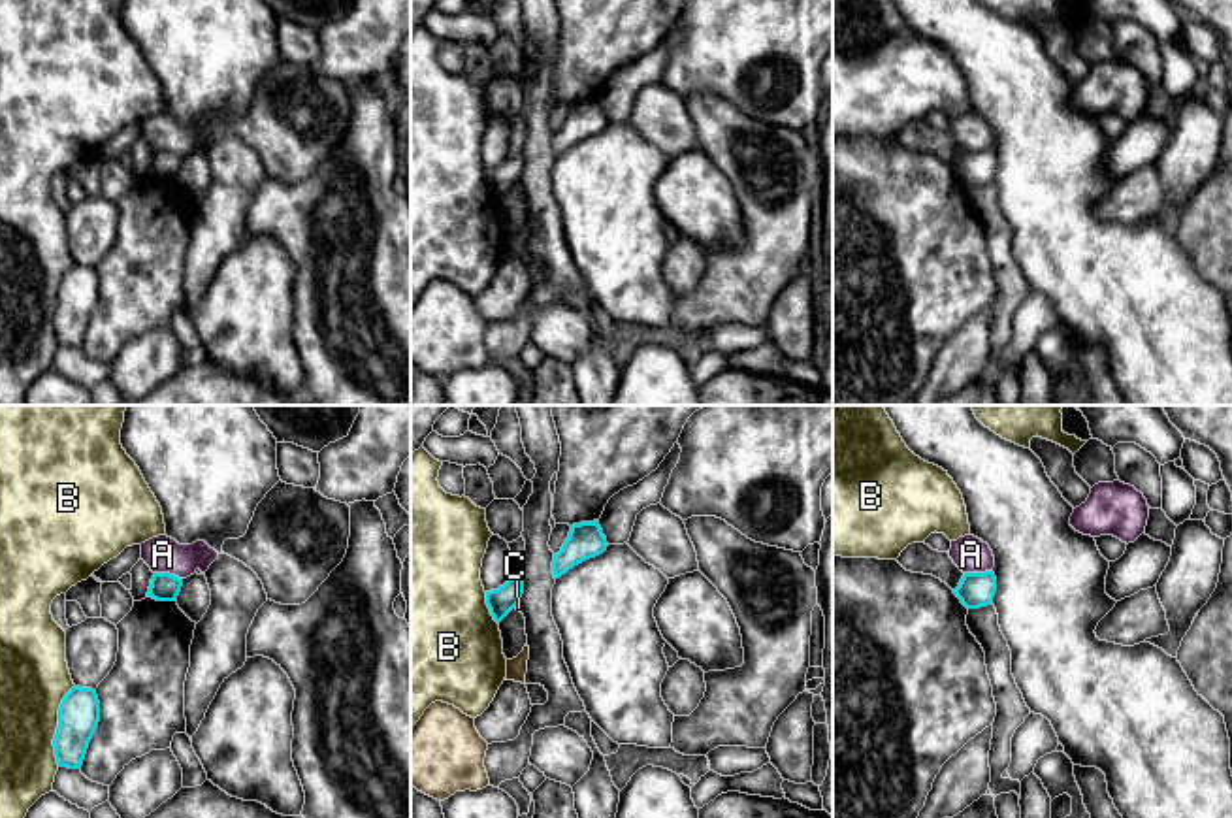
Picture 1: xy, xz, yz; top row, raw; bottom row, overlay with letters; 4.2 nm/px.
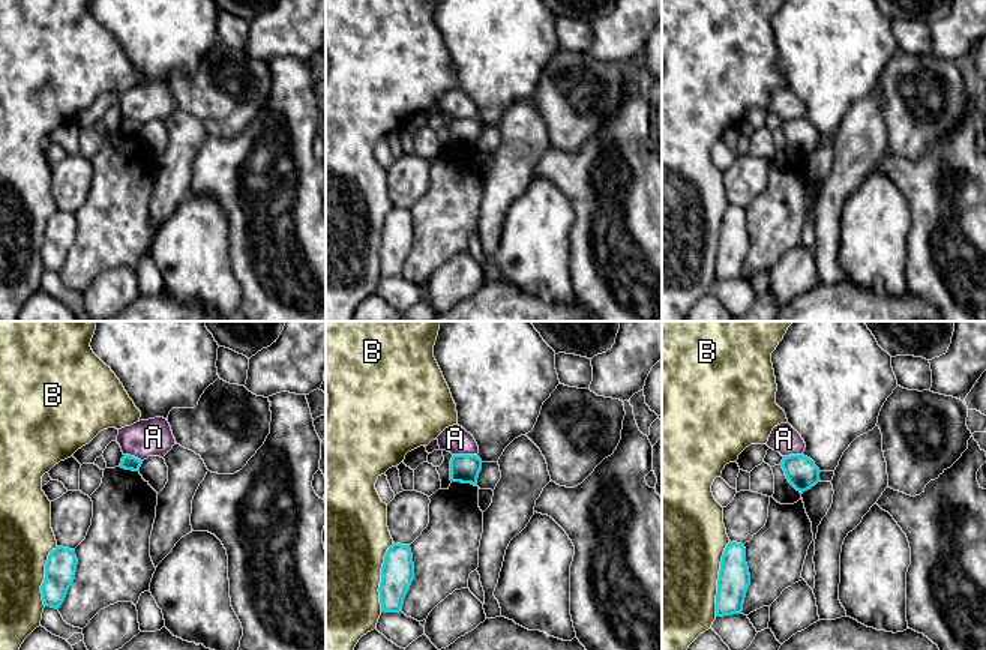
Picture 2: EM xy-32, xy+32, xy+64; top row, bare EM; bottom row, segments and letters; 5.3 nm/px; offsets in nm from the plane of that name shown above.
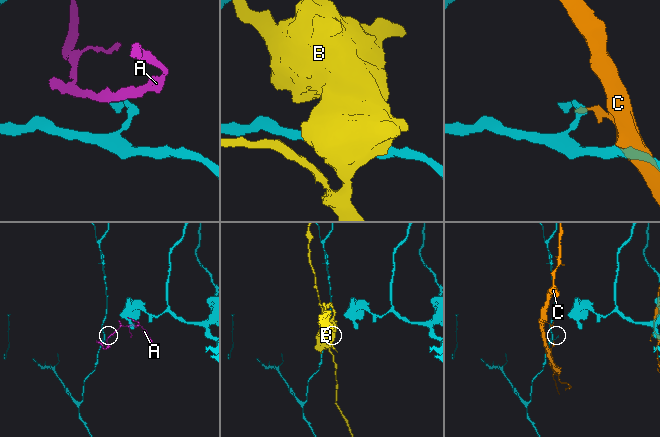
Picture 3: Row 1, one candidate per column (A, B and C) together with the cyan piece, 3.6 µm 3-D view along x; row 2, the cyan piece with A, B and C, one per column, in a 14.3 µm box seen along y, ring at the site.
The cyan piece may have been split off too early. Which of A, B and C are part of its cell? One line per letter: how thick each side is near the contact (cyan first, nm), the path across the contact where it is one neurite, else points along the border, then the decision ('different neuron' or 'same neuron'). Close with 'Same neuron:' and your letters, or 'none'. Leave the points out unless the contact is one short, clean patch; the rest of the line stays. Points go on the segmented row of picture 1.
A: 120 nm thick on the cyan side, 160 nm on the other; border along xy (155, 572), (166, 572), (181, 579); different neuron
B: 180 nm thick on the cyan side, 300 nm on the other; different neuron
C: 120 nm thick on the cyan side, 30 nm on the other; different neuron
Same neuron: none

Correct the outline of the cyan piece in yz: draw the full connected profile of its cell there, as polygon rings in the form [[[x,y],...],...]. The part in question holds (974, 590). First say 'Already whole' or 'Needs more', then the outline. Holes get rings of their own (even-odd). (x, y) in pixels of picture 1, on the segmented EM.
Already whole. [[[993,571],[965,573],[953,594],[966,609],[980,609],[993,603],[997,592],[997,577]]]

